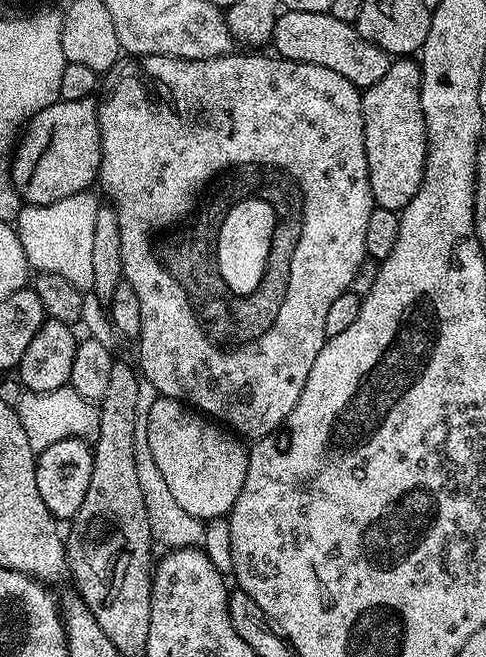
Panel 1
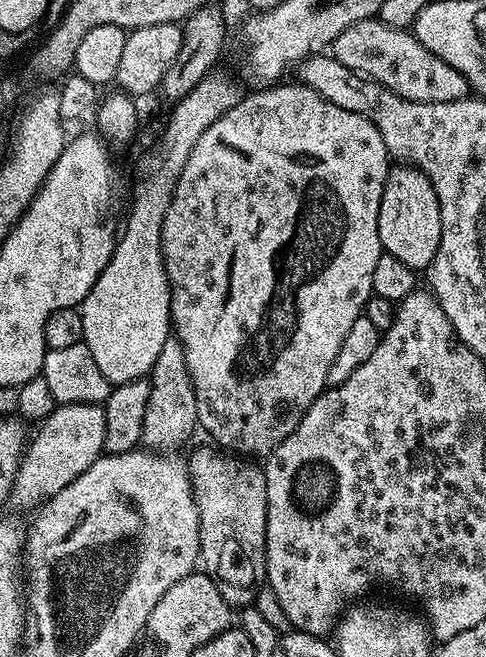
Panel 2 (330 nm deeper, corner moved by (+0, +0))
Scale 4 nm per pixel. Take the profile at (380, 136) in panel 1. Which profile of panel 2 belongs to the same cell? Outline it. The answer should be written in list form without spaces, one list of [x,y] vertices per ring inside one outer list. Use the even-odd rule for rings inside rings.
[[[408,162],[389,167],[378,210],[378,238],[381,249],[398,258],[398,262],[406,262],[406,266],[414,270],[424,270],[432,263],[441,234],[442,218],[438,194],[434,194],[434,186],[428,175]]]

